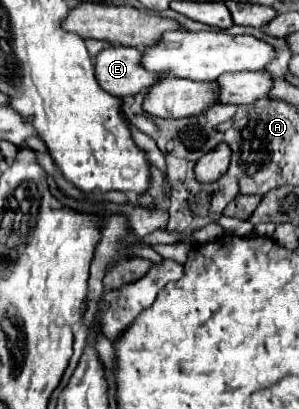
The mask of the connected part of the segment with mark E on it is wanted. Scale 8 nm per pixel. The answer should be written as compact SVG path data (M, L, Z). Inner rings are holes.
M110 46L102 50L94 58L98 84L120 98L148 90L160 76L146 74L146 70L138 66L138 54L142 54L142 50L124 46Z

